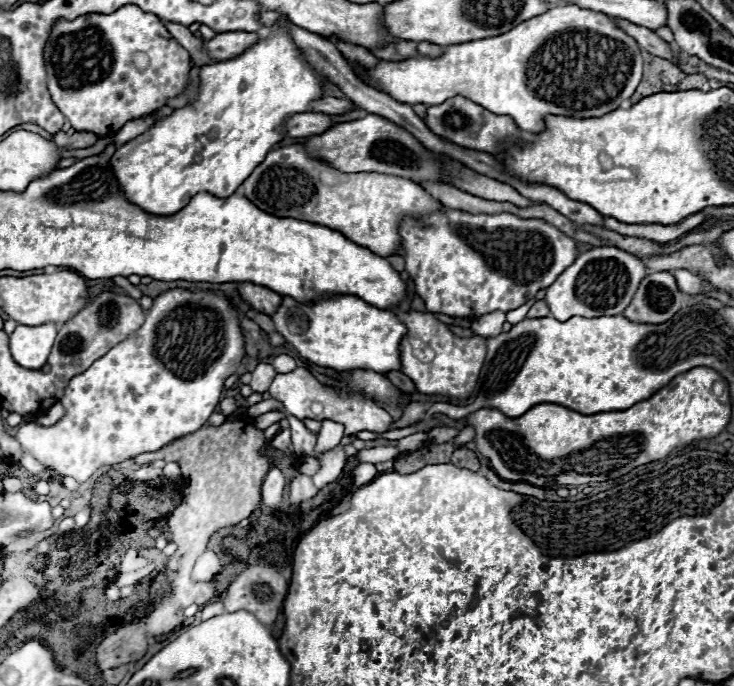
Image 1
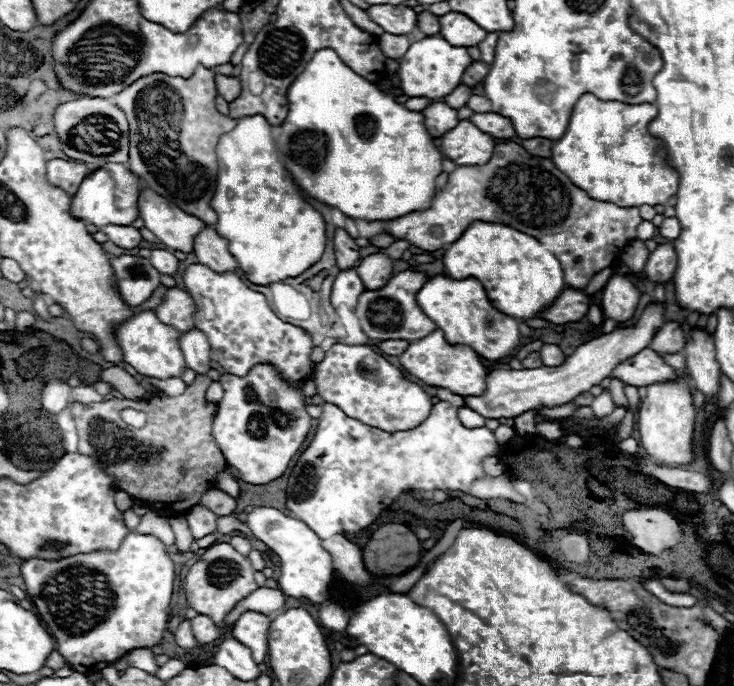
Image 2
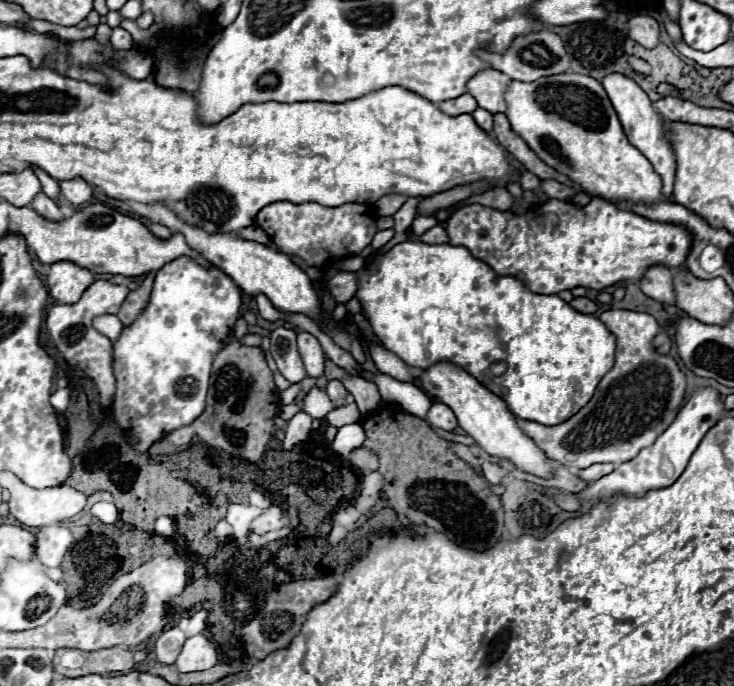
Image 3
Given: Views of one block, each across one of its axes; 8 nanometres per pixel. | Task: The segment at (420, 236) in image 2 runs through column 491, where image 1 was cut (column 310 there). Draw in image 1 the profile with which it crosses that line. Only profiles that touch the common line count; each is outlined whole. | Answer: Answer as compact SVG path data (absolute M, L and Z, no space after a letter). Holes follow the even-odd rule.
M302 144L268 152L264 162L254 168L240 190L252 204L272 216L298 218L328 226L378 256L396 254L400 248L398 224L406 214L424 216L442 208L438 200L412 180L378 172L346 174L324 162L312 160Z

